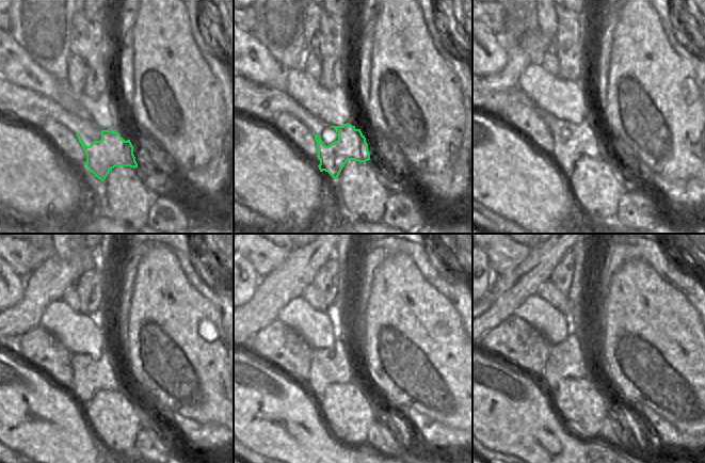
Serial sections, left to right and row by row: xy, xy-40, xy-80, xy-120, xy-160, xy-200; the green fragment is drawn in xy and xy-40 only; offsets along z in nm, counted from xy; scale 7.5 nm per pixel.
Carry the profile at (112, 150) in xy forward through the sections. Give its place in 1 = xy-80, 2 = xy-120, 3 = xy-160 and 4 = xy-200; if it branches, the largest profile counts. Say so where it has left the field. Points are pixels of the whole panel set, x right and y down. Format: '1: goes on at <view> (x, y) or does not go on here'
1: goes on at xy-80 (586, 140)
2: goes on at xy-120 (90, 376)
3: goes on at xy-160 (334, 365)
4: goes on at xy-200 (570, 358)

